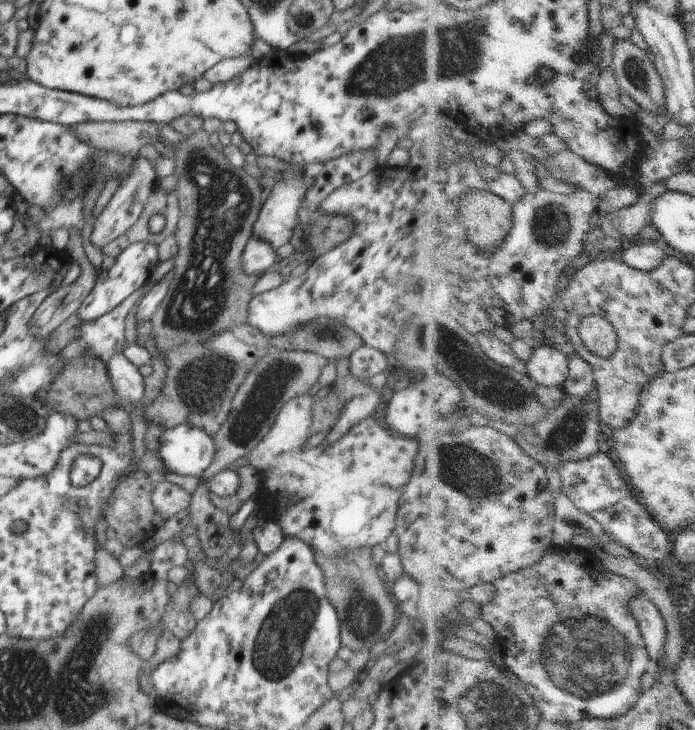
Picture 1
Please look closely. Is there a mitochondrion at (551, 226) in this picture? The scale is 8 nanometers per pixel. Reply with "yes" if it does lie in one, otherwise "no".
yes

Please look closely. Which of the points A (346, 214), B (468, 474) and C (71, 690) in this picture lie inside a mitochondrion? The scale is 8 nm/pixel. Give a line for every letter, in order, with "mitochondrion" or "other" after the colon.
A: other
B: mitochondrion
C: mitochondrion

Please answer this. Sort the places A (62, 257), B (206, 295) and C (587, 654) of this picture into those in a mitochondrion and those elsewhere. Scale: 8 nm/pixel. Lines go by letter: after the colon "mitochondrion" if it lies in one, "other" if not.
A: other
B: mitochondrion
C: mitochondrion

